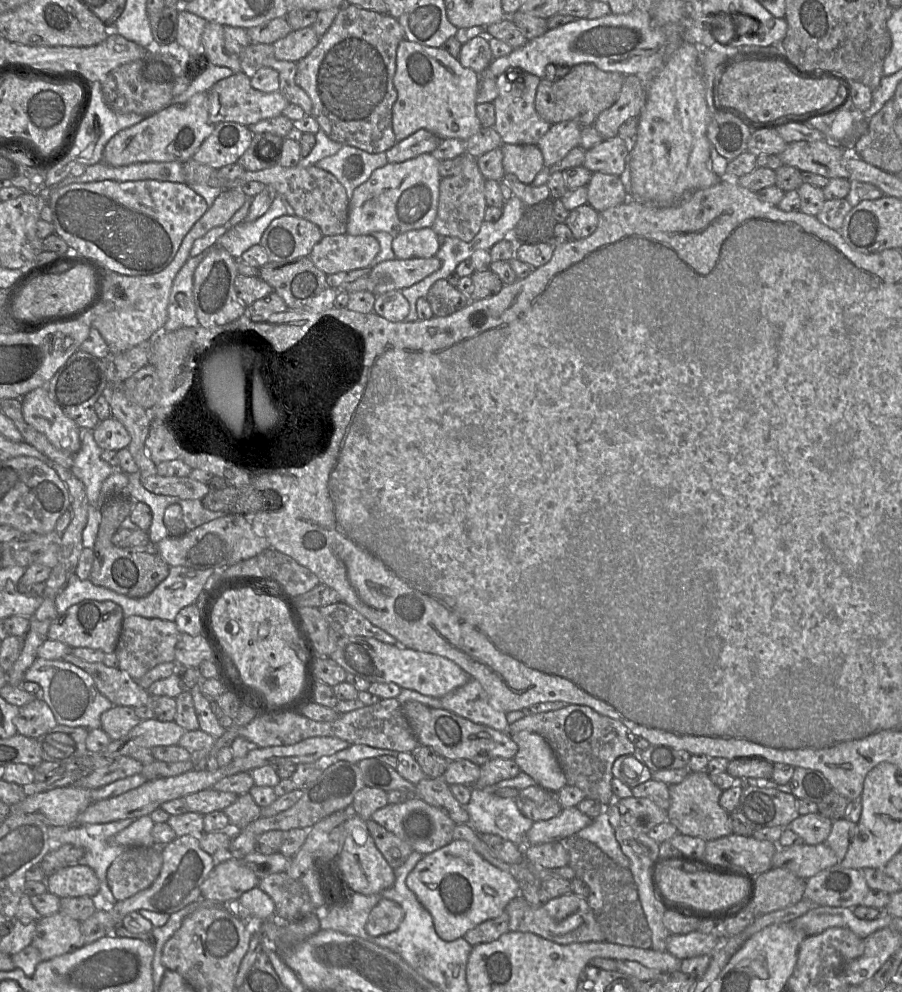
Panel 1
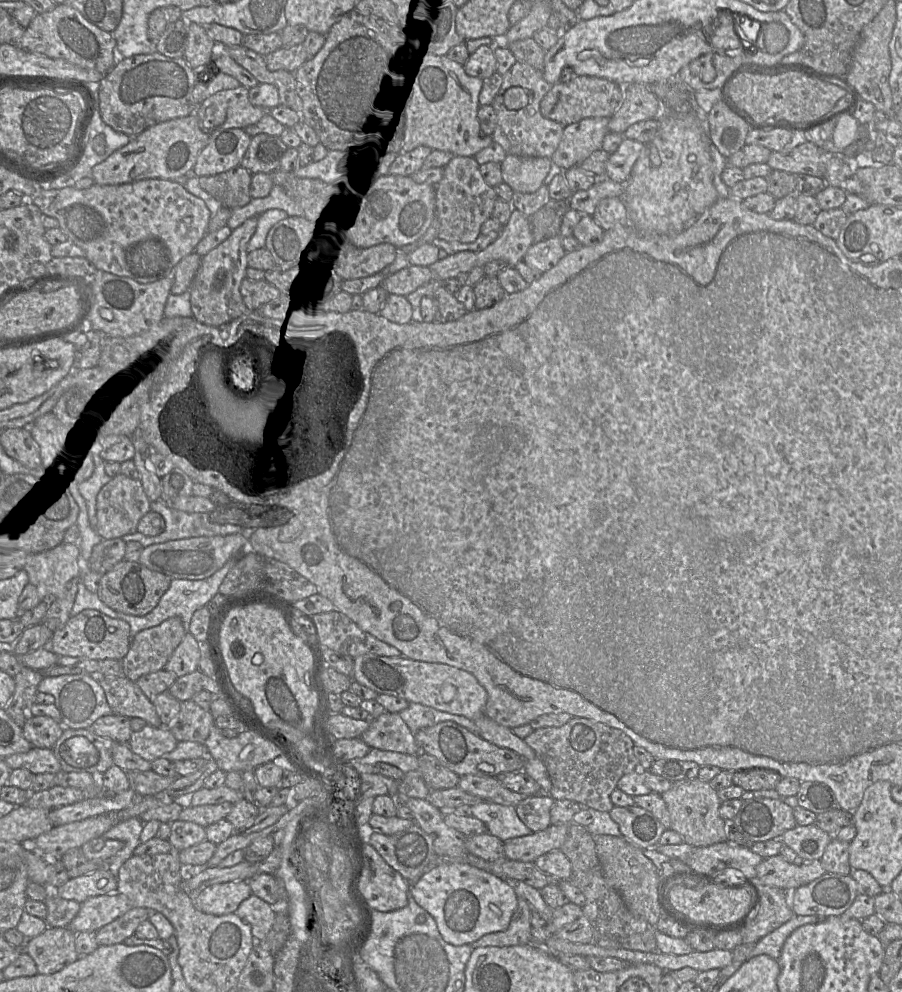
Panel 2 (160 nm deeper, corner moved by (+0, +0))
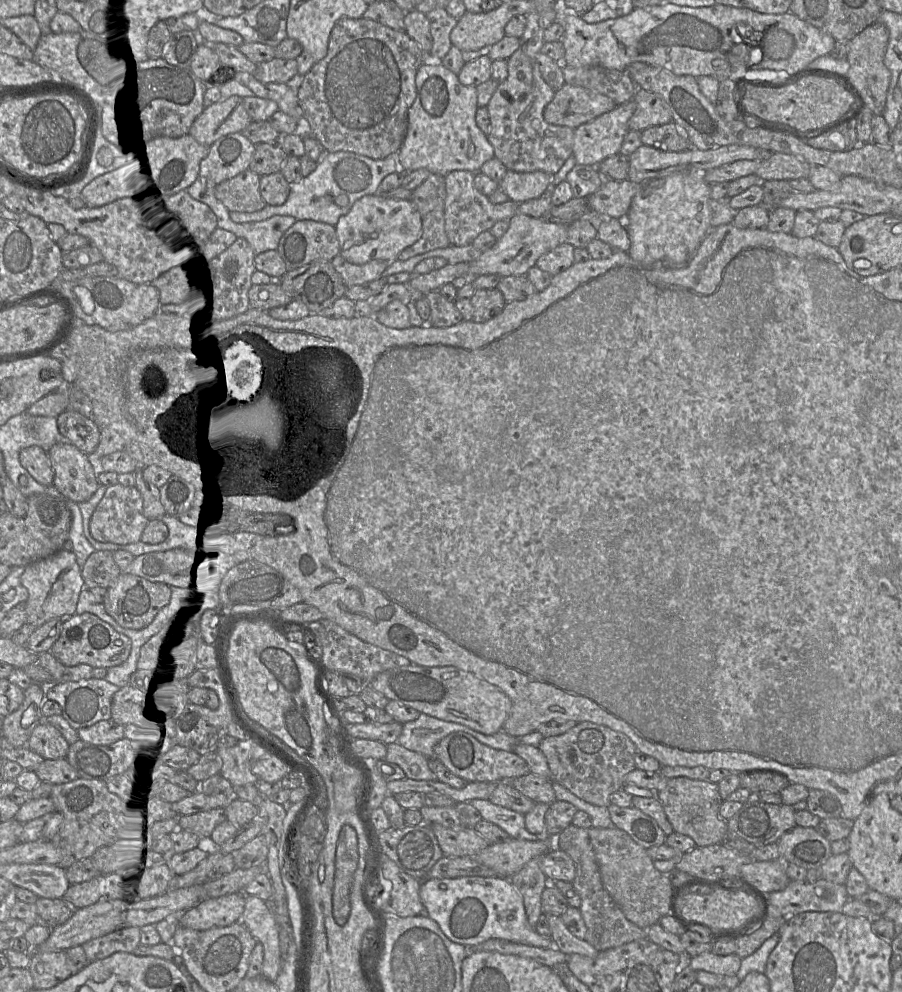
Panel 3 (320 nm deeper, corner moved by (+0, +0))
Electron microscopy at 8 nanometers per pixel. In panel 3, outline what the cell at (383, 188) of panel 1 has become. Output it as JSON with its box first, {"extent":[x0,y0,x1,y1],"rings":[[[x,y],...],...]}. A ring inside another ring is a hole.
{"extent":[335,194,422,265],"rings":[[[378,194],[358,199],[350,211],[342,216],[335,226],[340,255],[349,263],[362,265],[372,260],[388,263],[413,245],[422,233],[421,216],[410,200],[394,200]]]}

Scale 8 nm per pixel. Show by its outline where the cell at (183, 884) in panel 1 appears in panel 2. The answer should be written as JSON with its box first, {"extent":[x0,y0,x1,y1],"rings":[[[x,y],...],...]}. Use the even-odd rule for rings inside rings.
{"extent":[96,907,155,946],"rings":[[[133,907],[122,916],[116,918],[111,923],[103,926],[96,932],[96,941],[98,946],[123,943],[126,938],[134,935],[136,928],[141,922],[148,919],[150,912],[155,911],[149,911],[148,909],[143,907]]]}

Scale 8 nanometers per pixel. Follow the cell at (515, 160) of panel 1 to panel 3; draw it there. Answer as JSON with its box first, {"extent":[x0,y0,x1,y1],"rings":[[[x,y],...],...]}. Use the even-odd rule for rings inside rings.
{"extent":[499,170,553,204],"rings":[[[508,170],[499,188],[509,200],[519,204],[539,198],[552,181],[553,175],[543,171],[515,172]]]}

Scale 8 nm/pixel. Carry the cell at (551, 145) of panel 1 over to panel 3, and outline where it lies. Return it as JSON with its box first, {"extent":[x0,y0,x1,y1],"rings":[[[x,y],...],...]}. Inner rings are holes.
{"extent":[572,100,636,167],"rings":[[[631,100],[577,127],[572,154],[576,163],[597,167],[606,158],[619,154],[635,110],[636,103]]]}

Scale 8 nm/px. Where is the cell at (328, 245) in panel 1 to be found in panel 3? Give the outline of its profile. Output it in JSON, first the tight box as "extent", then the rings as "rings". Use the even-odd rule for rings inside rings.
{"extent":[331,254,390,288],"rings":[[[340,254],[331,260],[331,264],[348,288],[379,279],[390,265],[383,260],[372,260],[366,264],[356,265],[347,262]]]}

